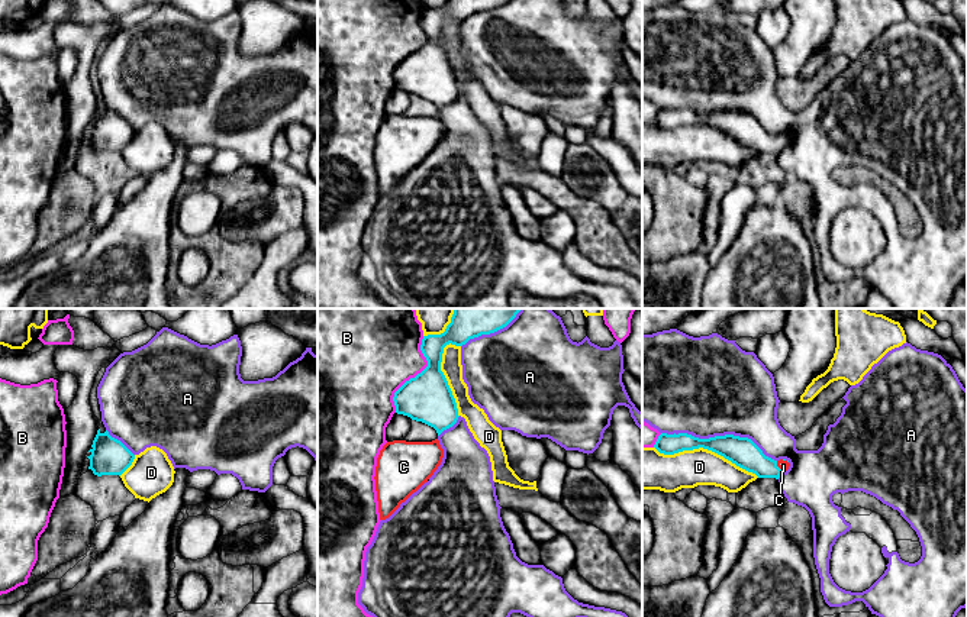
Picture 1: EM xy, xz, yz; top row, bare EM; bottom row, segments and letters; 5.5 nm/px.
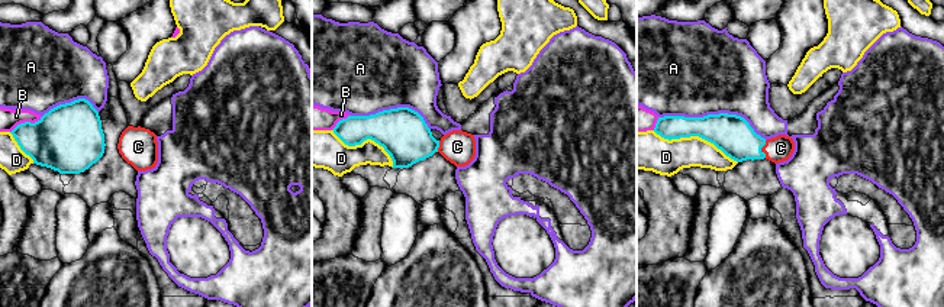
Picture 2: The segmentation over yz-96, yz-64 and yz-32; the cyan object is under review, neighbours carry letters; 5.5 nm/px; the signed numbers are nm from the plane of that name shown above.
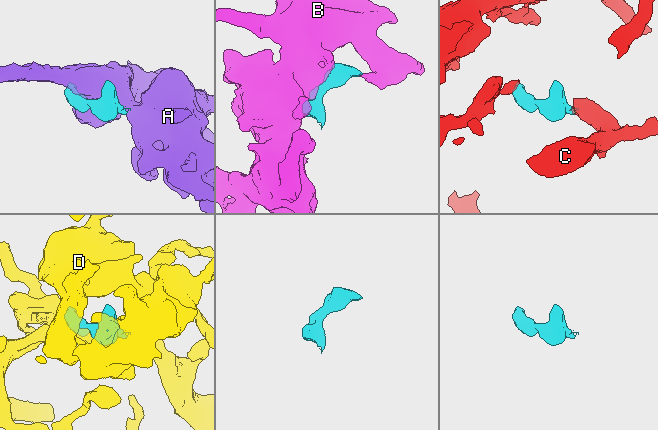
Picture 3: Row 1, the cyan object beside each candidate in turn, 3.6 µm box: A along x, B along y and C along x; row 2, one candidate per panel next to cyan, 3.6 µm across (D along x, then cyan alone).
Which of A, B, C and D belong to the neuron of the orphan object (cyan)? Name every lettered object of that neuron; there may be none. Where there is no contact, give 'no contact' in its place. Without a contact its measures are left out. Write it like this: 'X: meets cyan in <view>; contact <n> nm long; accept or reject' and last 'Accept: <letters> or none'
A: meets cyan in yz; contact 650 nm long; reject
B: meets cyan in xz; contact 460 nm long; reject
C: meets cyan in yz; contact 80 nm long; accept
D: meets cyan in yz; contact 600 nm long; reject
Accept: C

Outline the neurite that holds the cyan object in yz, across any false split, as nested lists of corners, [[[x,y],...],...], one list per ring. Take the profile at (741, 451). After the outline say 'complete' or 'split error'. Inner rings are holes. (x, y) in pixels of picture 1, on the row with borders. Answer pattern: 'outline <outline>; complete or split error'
outline [[[661,433],[654,448],[664,455],[703,448],[723,456],[736,466],[755,474],[758,478],[779,479],[790,466],[786,459],[774,461],[765,456],[751,439],[734,435],[699,439],[687,433]]]; split error

